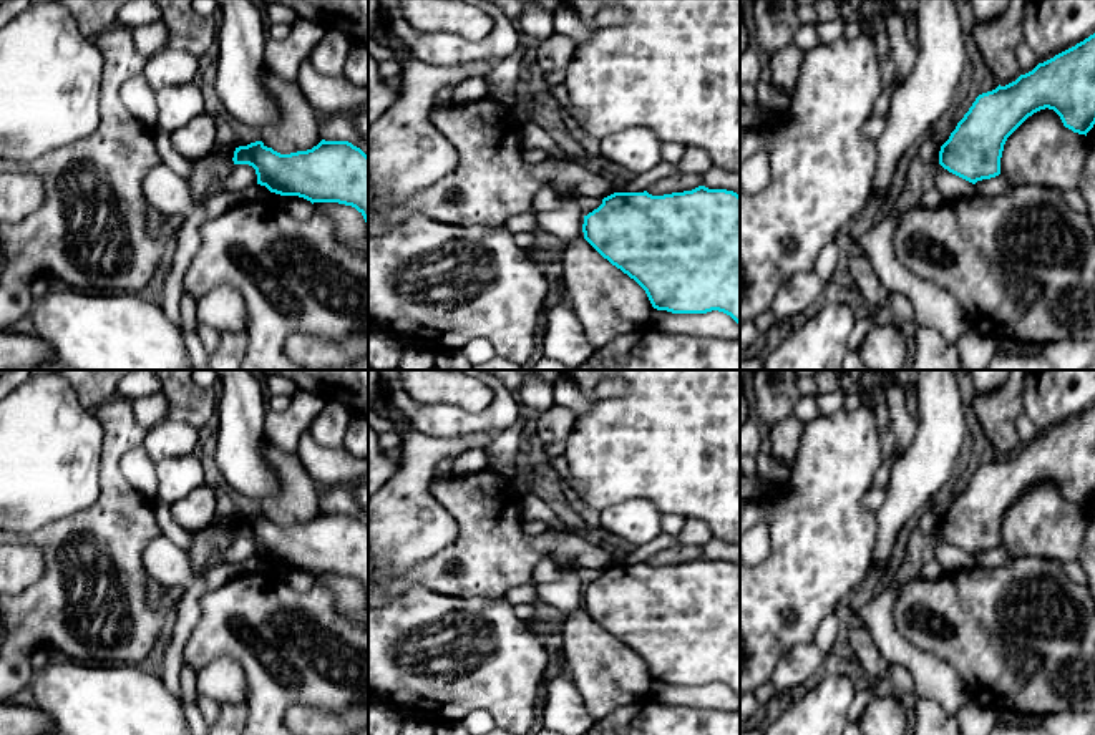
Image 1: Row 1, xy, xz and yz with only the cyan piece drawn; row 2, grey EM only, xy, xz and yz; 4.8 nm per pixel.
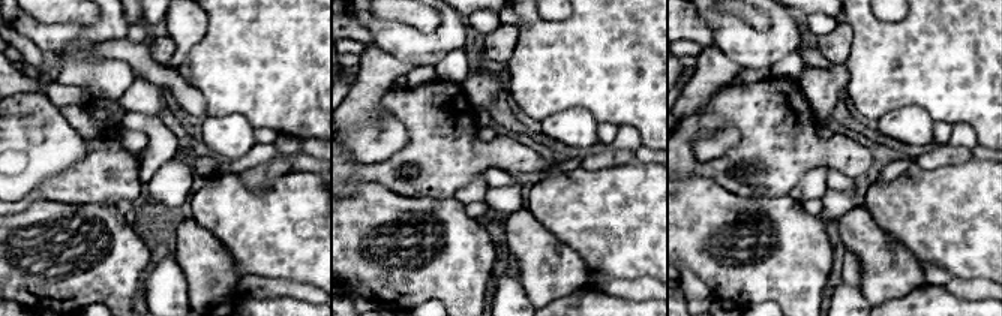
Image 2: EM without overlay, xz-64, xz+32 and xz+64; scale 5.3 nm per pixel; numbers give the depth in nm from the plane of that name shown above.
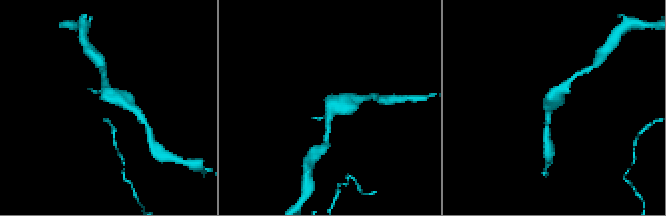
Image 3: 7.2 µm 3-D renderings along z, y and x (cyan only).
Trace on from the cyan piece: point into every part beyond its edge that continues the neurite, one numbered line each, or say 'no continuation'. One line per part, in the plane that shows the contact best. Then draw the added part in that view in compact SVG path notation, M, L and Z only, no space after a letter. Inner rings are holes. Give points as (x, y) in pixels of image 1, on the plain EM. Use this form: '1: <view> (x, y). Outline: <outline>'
no continuation

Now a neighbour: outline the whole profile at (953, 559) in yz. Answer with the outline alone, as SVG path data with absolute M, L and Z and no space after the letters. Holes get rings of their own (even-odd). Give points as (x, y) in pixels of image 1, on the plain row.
M939 534L934 541L934 559L941 564L944 572L969 571L976 566L972 554L949 544Z

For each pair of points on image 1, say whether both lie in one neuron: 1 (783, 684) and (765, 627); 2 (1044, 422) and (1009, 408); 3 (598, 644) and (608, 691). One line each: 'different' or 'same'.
1: different
2: different
3: same

